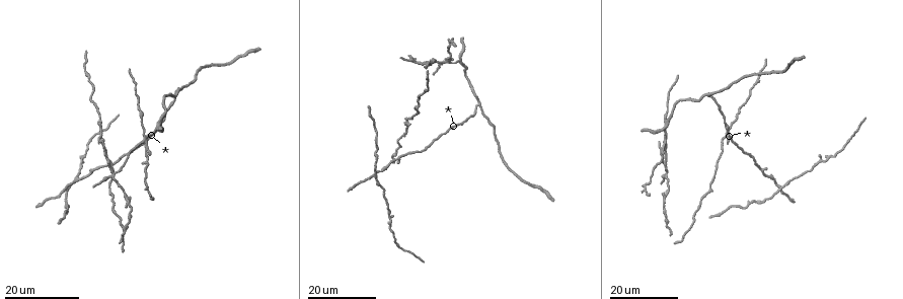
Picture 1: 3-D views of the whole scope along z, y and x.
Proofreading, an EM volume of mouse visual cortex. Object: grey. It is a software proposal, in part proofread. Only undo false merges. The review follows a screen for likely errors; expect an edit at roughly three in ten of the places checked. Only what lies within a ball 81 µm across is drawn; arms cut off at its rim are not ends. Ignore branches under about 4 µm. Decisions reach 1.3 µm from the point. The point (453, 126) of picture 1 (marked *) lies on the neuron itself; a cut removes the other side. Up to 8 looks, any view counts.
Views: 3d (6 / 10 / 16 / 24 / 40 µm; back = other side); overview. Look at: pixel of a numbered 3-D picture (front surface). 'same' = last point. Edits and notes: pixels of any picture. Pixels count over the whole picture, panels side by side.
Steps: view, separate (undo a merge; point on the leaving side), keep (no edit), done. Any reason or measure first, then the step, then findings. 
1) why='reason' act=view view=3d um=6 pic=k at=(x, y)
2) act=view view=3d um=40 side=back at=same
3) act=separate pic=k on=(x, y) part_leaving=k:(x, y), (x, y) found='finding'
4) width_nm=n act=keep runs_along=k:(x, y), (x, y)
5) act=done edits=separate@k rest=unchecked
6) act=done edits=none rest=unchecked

why='branch point' act=view view=3d um=16 pic=1 at=(706, 94)

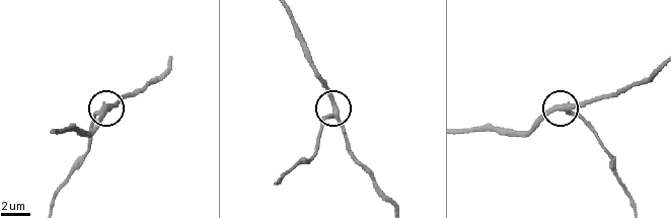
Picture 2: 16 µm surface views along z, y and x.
why='closer look' act=view view=3d um=6 pic=2 at=(566, 107)

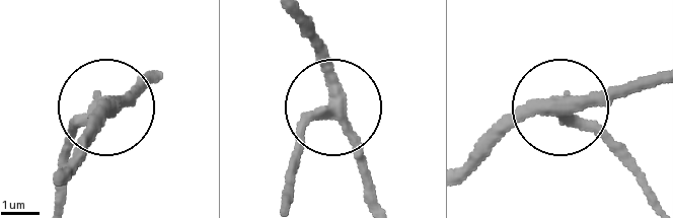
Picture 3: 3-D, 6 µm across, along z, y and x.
act=view view=3d um=6 side=back pic=3 at=(114, 107)

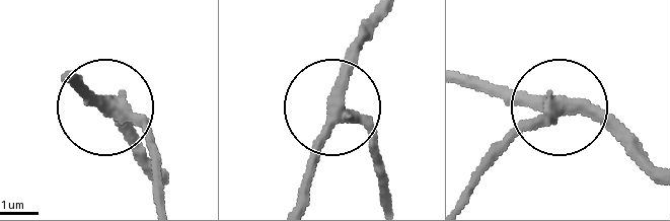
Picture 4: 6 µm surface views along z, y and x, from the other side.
side_arm_um=43 act=keep runs_along=4:(463, 190), (550, 109), (472, 83) found='one neuron here'

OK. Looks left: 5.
why='four-way junction' act=view view=3d um=24 pic=1 at=(665, 175)

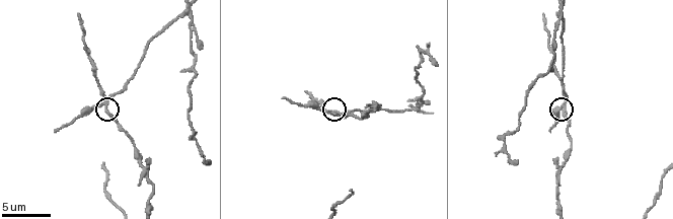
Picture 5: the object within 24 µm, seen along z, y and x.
act=view view=3d um=6 pic=5 at=(566, 104)

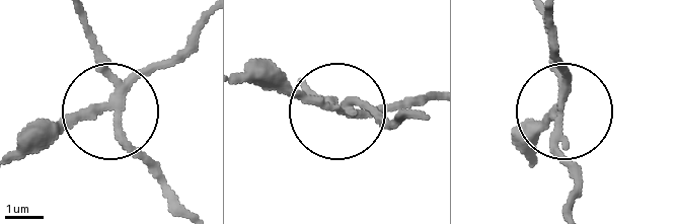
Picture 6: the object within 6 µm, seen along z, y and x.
act=separate pic=6 on=(139, 148) part_leaving=6:(118, 95), (121, 140), (175, 208) found='a second neuron is stuck on'

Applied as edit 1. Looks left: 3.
why='redraw' act=view view=overview

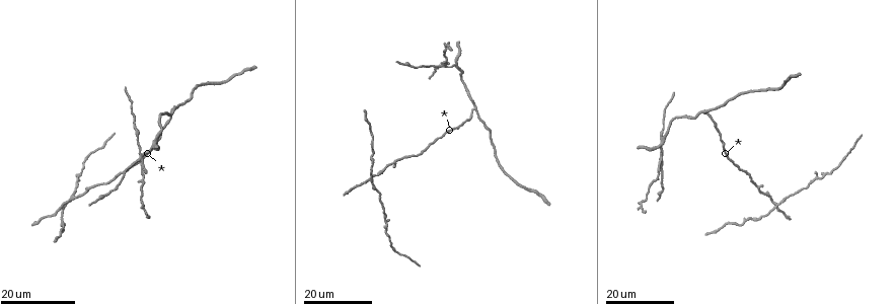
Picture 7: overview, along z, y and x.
act=view view=3d um=24 pic=7 at=(457, 62)

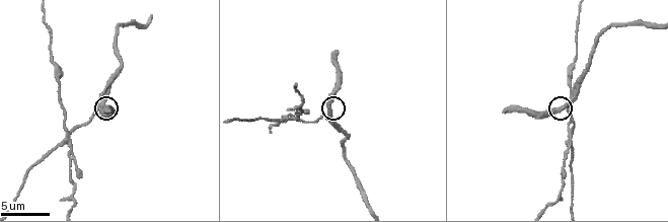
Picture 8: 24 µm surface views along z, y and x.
act=view view=3d um=10 pic=8 at=(563, 108)

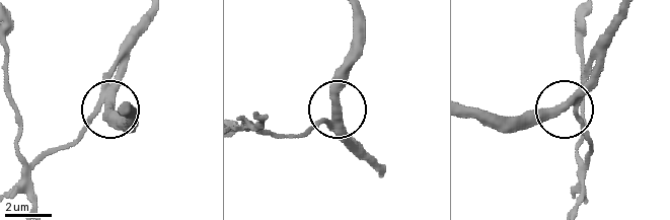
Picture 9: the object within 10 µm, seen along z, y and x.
width_nm=320 act=keep runs_along=9:(627, 13), (592, 77), (569, 100), (513, 118) found='continuous, no second neuron'

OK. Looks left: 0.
act=done edits=separate@6 rest=unchecked

